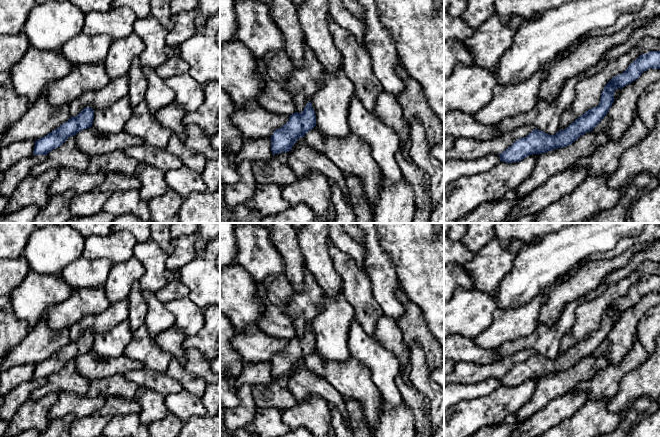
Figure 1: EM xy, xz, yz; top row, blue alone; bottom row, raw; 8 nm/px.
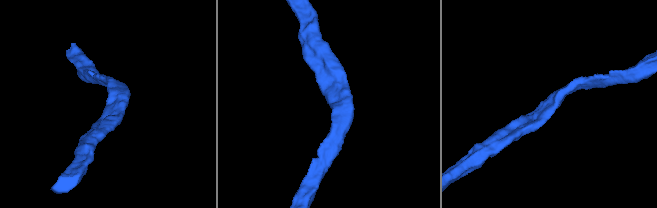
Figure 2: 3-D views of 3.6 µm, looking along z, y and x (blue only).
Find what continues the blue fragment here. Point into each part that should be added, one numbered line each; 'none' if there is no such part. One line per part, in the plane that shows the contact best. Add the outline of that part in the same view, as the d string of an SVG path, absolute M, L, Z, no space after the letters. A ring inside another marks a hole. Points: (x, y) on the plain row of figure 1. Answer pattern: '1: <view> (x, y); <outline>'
none

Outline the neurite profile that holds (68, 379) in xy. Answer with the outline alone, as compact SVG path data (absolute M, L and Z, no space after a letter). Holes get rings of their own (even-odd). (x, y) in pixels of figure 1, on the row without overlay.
M70 360L60 371L49 376L42 387L33 391L29 399L36 401L49 393L60 394L62 392L85 396L89 387L90 381L77 371L75 360Z

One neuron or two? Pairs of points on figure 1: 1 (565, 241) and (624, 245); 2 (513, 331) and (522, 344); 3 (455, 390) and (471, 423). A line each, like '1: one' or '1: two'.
1: two
2: two
3: two

